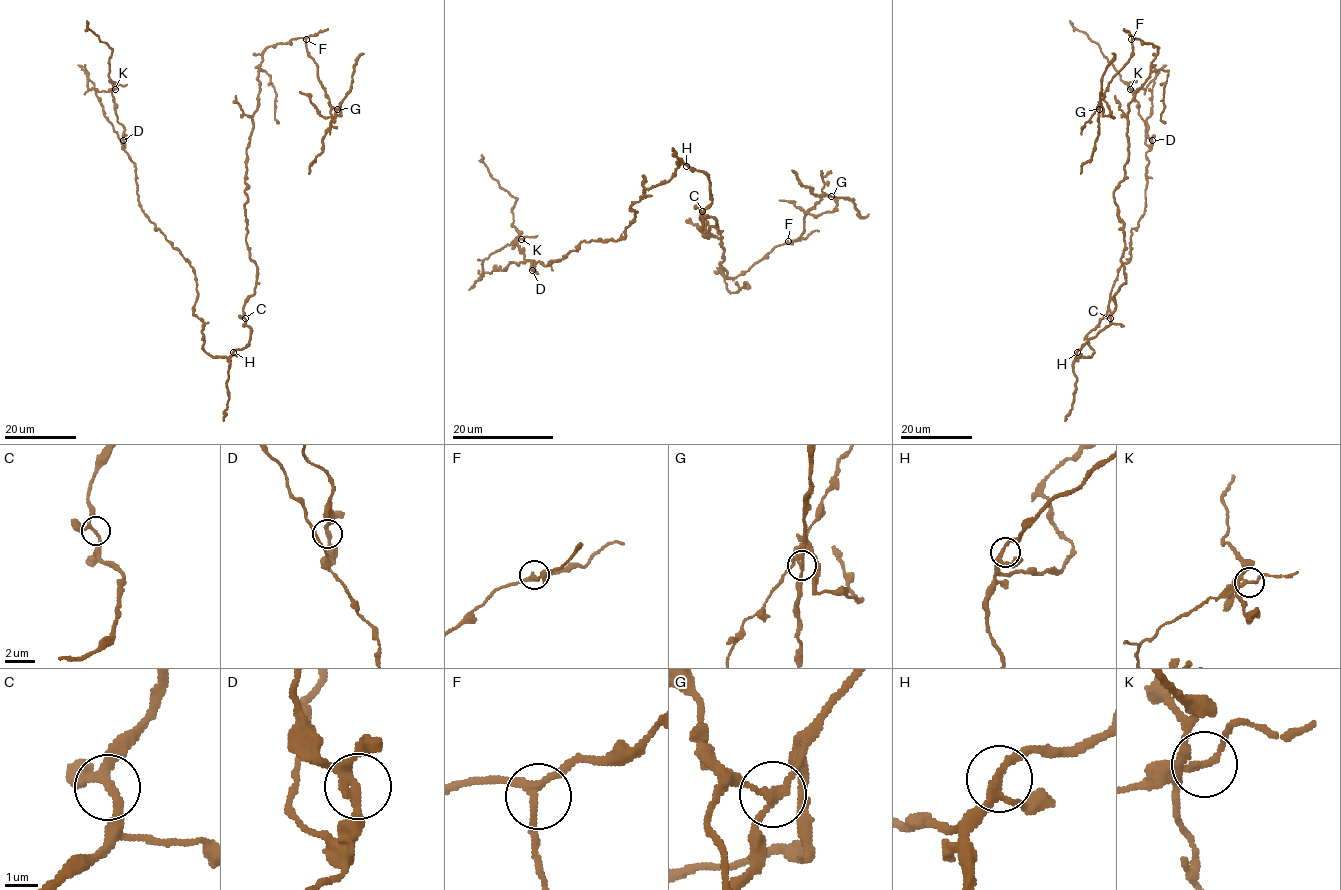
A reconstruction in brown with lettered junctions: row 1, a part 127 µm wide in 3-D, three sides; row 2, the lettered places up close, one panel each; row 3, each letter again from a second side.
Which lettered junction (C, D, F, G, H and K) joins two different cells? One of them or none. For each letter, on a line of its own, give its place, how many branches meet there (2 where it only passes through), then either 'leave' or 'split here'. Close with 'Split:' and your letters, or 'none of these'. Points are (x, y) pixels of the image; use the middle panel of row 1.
C: at (702, 211); 3 branches meet; leave
D: at (532, 270); 3 branches meet; leave
F: at (788, 241); 3 branches meet; leave
G: at (831, 196); 3 branches meet; split here
H: at (686, 166); 3 branches meet; leave
K: at (521, 239); 3 branches meet; leave
Split: G

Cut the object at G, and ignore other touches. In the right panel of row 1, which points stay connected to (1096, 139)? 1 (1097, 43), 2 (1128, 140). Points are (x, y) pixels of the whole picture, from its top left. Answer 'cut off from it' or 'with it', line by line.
1: cut off from it
2: cut off from it

